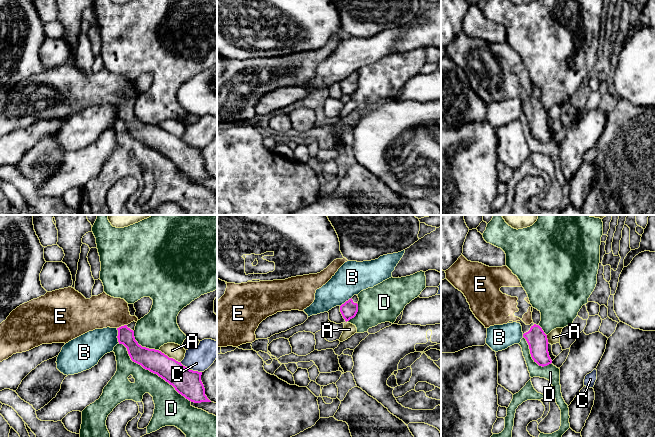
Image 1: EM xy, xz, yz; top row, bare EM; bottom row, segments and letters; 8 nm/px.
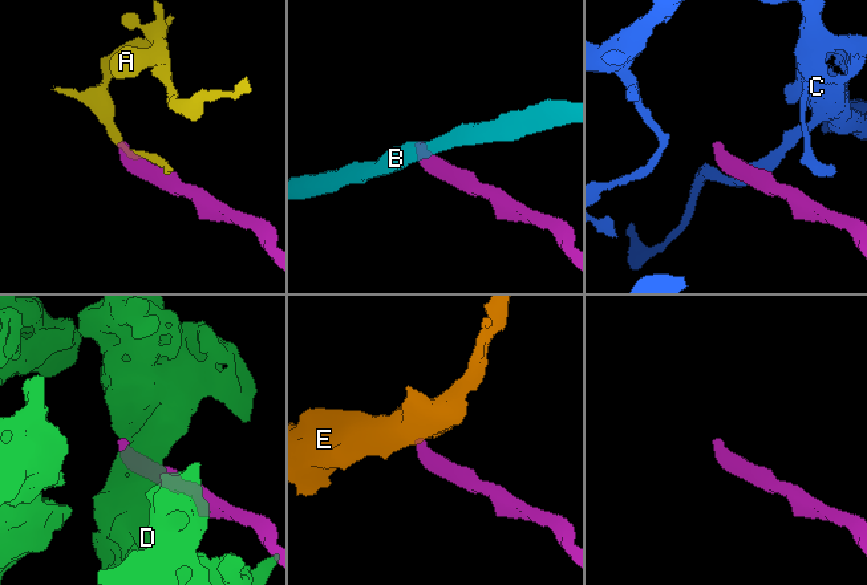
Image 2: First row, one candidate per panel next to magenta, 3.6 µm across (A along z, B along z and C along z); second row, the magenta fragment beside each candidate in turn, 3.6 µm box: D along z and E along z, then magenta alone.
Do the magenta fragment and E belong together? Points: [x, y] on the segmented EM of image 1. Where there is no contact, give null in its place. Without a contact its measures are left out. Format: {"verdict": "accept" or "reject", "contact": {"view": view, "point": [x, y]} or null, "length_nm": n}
{"verdict": "accept", "contact": {"view": "xy", "point": [121, 326]}, "length_nm": 90}

